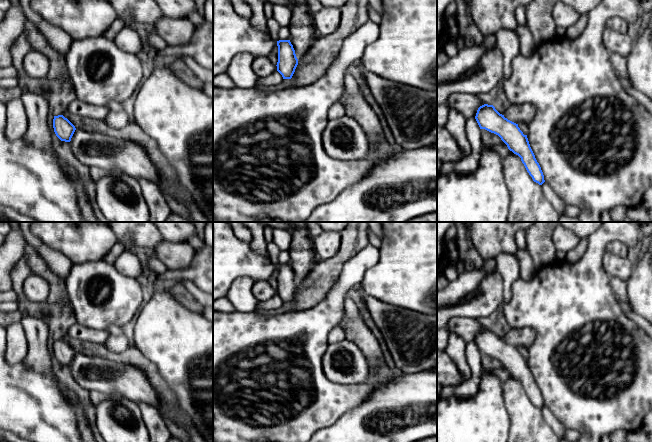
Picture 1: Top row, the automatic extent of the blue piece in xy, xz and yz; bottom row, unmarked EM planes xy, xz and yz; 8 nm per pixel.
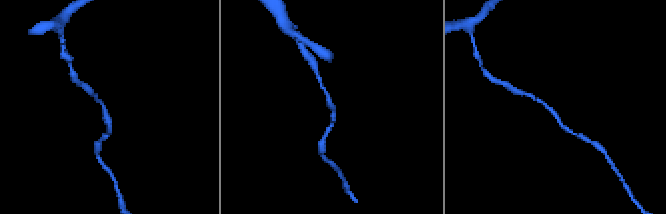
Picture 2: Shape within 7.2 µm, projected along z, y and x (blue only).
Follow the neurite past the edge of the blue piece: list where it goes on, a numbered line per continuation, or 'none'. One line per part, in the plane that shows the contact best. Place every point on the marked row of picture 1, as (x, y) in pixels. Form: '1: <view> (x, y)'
none

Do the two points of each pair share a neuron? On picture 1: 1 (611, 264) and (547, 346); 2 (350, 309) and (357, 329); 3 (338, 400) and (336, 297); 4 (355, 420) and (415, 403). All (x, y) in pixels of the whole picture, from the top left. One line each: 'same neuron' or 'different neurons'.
1: different neurons
2: different neurons
3: same neuron
4: same neuron

